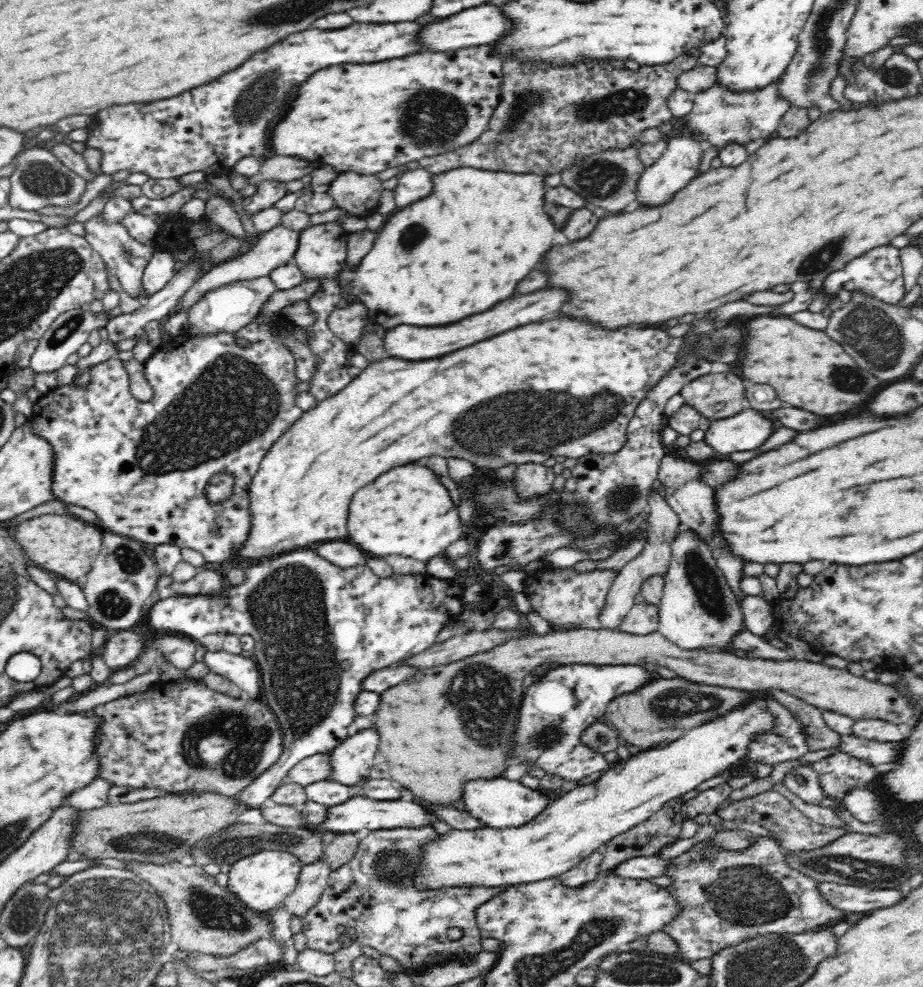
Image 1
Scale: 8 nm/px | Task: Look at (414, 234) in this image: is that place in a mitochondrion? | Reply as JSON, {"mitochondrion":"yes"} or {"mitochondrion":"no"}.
{"mitochondrion":"yes"}

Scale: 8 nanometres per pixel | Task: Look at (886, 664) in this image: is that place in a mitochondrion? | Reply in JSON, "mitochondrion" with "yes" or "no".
{"mitochondrion":"no"}

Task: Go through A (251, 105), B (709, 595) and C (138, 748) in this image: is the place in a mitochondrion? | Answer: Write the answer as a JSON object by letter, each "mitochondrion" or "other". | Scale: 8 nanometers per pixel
{"A":"mitochondrion","B":"mitochondrion","C":"other"}

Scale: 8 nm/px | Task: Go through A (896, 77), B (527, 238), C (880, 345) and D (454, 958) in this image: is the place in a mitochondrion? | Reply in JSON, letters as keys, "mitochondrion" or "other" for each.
{"A":"mitochondrion","B":"other","C":"mitochondrion","D":"other"}

